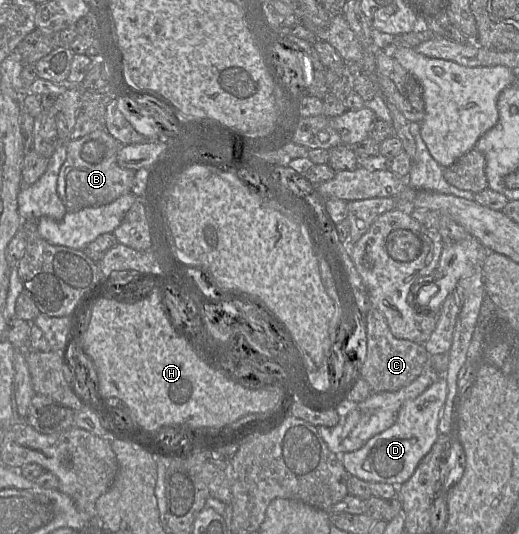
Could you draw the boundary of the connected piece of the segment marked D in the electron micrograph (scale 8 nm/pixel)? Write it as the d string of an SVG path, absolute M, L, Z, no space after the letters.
M441 375L419 396L402 405L397 420L390 428L370 438L360 449L346 452L341 456L342 464L349 475L368 483L389 483L400 486L406 482L439 436L440 413L446 397L447 380L445 375Z

